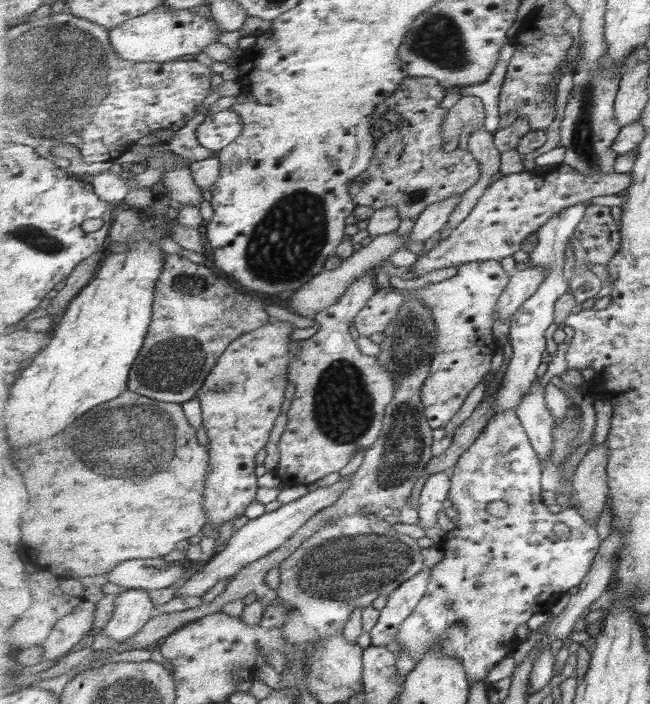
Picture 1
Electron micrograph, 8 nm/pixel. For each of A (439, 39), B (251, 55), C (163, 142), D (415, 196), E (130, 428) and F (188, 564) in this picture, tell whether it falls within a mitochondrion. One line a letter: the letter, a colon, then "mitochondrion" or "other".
A: mitochondrion
B: other
C: other
D: mitochondrion
E: mitochondrion
F: other

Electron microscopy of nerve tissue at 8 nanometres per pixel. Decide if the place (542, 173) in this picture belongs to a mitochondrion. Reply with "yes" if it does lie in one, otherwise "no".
no

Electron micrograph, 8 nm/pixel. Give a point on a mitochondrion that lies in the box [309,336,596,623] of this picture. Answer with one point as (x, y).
(403, 449)

